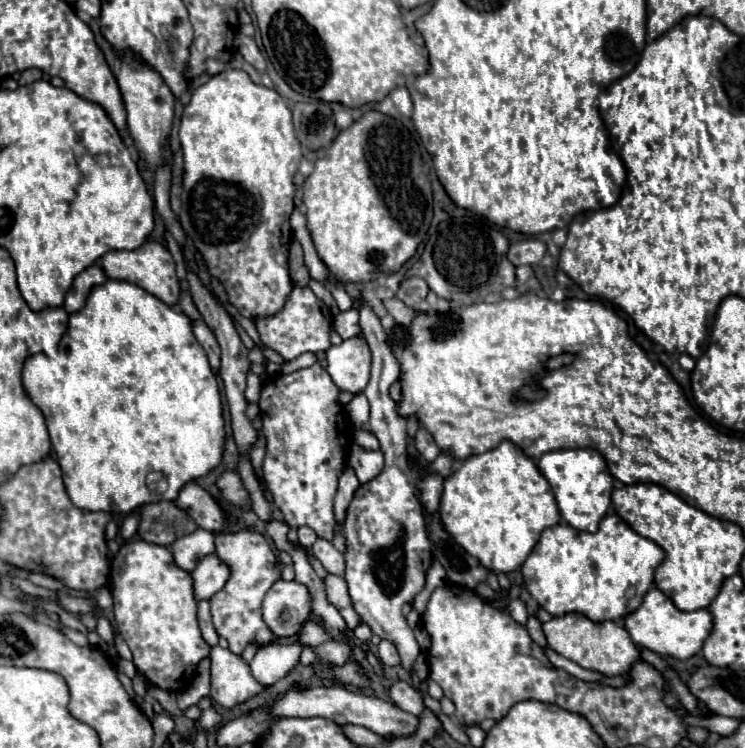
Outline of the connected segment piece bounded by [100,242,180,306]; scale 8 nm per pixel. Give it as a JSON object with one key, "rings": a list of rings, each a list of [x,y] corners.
{"rings":[[[144,242],[140,248],[130,250],[130,252],[126,252],[126,250],[106,252],[102,256],[100,264],[102,264],[102,268],[104,268],[108,278],[136,284],[136,286],[148,290],[152,296],[160,298],[164,304],[178,306],[180,282],[176,278],[176,266],[174,266],[174,260],[172,260],[170,252],[162,244],[158,244],[158,242]]]}

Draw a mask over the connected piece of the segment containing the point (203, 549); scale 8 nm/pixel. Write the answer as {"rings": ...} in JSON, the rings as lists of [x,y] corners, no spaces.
{"rings":[[[196,530],[196,534],[188,534],[180,540],[176,540],[170,546],[176,564],[186,570],[192,572],[194,566],[208,554],[214,552],[214,534],[208,530]]]}

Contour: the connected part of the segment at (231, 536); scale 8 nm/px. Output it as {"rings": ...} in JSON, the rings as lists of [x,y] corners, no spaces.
{"rings":[[[250,530],[222,532],[216,534],[216,554],[230,566],[230,580],[220,592],[210,598],[216,632],[228,640],[228,648],[234,654],[242,654],[248,644],[276,644],[276,634],[272,634],[272,630],[268,630],[268,626],[264,626],[264,620],[260,618],[264,594],[282,578],[282,570],[268,540],[262,534]]]}

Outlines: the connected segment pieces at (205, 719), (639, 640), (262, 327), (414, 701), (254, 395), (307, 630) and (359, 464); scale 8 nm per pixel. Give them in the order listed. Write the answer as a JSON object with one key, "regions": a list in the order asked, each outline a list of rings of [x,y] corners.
{"regions":[[[[208,696],[200,700],[200,708],[202,708],[202,716],[198,720],[198,728],[206,730],[206,732],[214,732],[218,728],[218,724],[220,724],[220,714],[214,712]]],[[[652,588],[644,596],[640,608],[624,618],[624,626],[638,646],[650,648],[662,656],[686,660],[698,654],[700,646],[704,646],[704,638],[708,638],[708,630],[712,630],[712,614],[708,614],[706,608],[694,612],[678,610],[662,590]]],[[[294,286],[286,298],[286,304],[280,312],[270,318],[256,318],[254,326],[260,334],[260,342],[264,348],[278,352],[284,360],[294,360],[304,352],[320,352],[328,350],[330,344],[330,328],[332,328],[332,312],[330,308],[314,296],[314,292],[304,286]]],[[[408,682],[392,684],[390,698],[394,700],[396,706],[400,706],[402,710],[406,710],[410,714],[416,714],[416,716],[420,716],[424,712],[424,708],[426,708],[422,694],[416,688],[412,688]]],[[[250,370],[248,372],[248,386],[246,386],[246,400],[248,402],[258,402],[260,390],[262,390],[262,380]]],[[[306,621],[300,638],[298,638],[296,643],[307,644],[314,647],[329,639],[330,637],[323,627],[314,622]]],[[[352,444],[350,454],[348,454],[348,464],[356,470],[358,480],[364,484],[382,472],[384,454],[382,454],[382,450],[364,450],[362,446]]]]}

